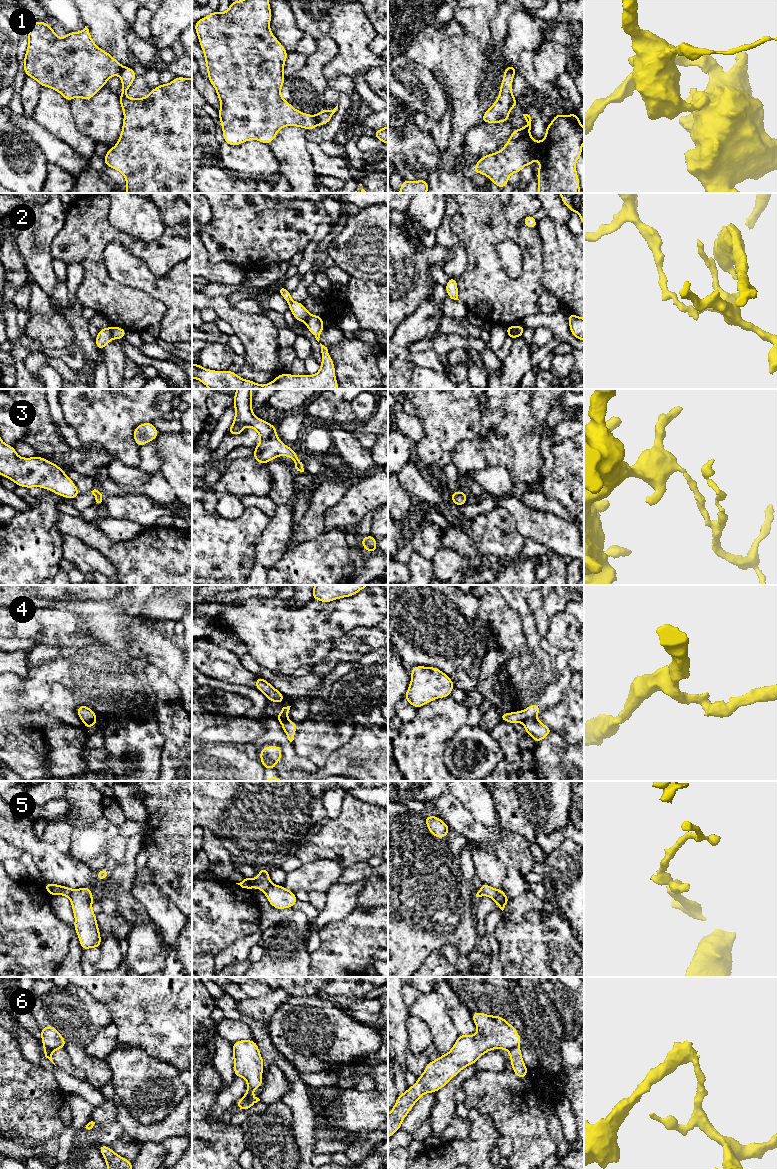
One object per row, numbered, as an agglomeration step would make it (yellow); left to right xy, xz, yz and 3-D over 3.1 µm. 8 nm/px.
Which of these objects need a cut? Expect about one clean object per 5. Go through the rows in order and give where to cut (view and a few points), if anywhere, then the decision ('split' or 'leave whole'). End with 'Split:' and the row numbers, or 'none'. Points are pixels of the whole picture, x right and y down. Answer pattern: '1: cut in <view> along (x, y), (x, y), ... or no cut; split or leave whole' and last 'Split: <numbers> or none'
1: cut in xz along (313, 116), (318, 124); split
2: cut in yz along (511, 326), (511, 331), (516, 337); split
3: cut in xz along (296, 456), (293, 459); split
4: cut in yz along (534, 716), (523, 723); split
5: cut in yz along (497, 889), (496, 895), (493, 898); split
6: cut in xy along (44, 1045), (54, 1050); split
Split: 1, 2, 3, 4, 5, 6

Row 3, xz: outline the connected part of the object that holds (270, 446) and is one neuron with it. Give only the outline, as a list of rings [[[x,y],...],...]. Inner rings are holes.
[[[236,389],[236,394],[233,397],[234,421],[227,433],[242,435],[244,426],[255,429],[260,436],[260,442],[253,448],[254,455],[252,457],[258,463],[267,464],[278,456],[294,459],[298,453],[278,438],[276,426],[256,417],[253,413],[252,392],[253,389]]]

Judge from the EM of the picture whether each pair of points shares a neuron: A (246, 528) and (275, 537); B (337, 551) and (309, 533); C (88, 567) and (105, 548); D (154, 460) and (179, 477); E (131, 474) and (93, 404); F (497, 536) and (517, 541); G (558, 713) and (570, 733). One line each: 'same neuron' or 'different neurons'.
A: different neurons
B: different neurons
C: different neurons
D: different neurons
E: different neurons
F: same neuron
G: same neuron

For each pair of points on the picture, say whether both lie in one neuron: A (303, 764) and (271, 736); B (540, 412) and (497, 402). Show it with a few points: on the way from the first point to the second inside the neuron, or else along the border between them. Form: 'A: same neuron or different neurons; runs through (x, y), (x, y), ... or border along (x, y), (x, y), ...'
A: same neuron; runs through (294, 757), (280, 740)
B: different neurons; border along (530, 399), (532, 414), (542, 423)

